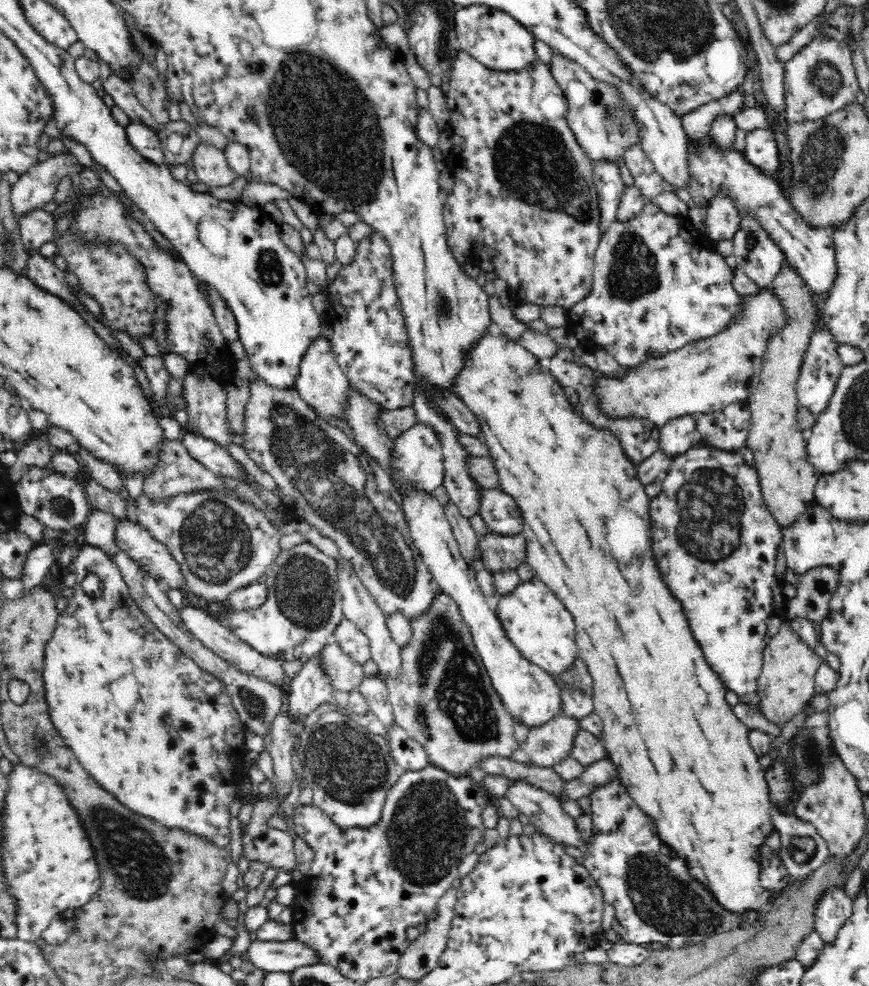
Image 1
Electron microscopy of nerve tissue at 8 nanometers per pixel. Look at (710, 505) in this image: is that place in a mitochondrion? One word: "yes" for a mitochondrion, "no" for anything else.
yes

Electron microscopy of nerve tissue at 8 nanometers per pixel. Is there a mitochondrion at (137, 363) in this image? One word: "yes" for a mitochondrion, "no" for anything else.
no

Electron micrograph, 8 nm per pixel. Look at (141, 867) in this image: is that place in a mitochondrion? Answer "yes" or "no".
yes

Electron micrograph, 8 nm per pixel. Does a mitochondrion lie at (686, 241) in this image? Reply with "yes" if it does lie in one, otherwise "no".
no

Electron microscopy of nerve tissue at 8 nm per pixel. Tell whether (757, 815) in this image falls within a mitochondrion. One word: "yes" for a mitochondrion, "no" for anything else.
no

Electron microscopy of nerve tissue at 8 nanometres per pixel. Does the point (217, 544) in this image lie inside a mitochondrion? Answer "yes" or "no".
yes

